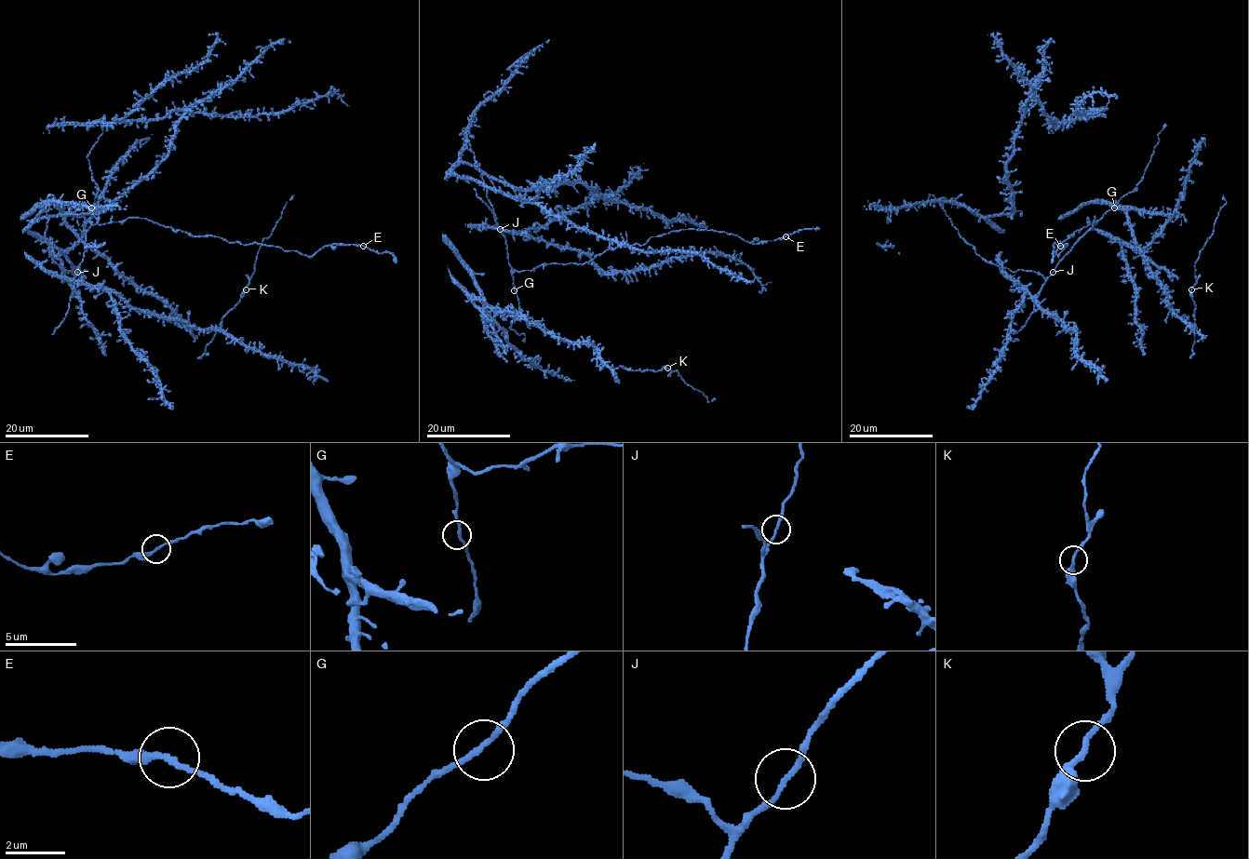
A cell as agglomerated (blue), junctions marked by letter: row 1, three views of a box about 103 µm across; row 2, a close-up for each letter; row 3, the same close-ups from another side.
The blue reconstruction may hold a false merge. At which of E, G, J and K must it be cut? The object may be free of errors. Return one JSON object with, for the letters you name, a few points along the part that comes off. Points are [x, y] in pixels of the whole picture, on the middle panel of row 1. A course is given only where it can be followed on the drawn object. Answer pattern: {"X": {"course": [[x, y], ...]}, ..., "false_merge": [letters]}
{"false_merge": []}

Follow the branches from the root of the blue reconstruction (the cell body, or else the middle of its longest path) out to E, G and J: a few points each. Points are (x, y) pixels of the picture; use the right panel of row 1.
E: (942, 207), (1000, 268), (1048, 277), (1095, 224), (1088, 218), (1054, 243), (1057, 256), (1061, 245)
G: (942, 207), (958, 234), (982, 258), (1000, 268), (1036, 272), (1045, 277), (1053, 274), (1072, 247), (1114, 208)
J: (942, 207), (958, 234), (988, 261), (1012, 272), (1021, 269), (1040, 273), (1045, 277), (1054, 272)

